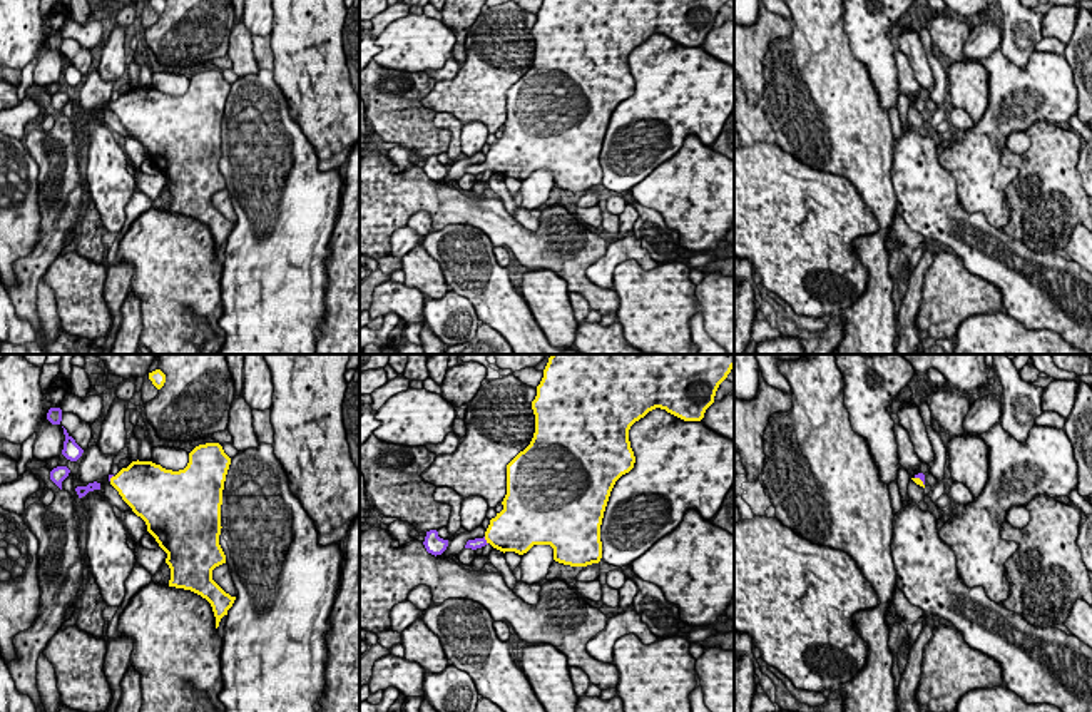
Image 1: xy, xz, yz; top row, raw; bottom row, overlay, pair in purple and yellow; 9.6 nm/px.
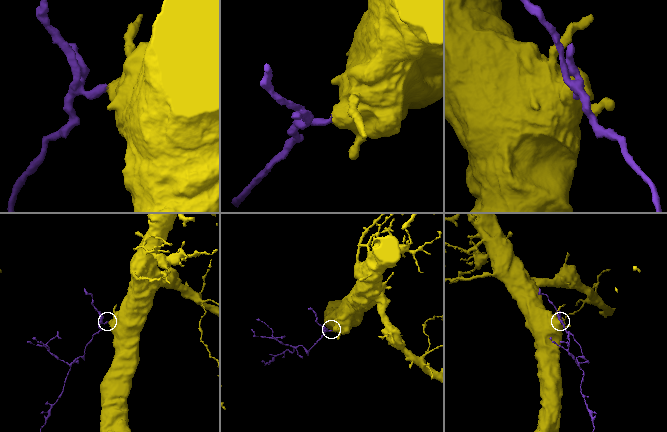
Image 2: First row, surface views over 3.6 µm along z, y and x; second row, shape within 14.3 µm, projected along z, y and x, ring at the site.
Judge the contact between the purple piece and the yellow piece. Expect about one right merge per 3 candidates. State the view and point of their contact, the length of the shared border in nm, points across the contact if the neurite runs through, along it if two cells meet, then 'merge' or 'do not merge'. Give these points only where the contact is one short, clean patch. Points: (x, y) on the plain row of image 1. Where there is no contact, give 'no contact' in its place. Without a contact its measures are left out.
meets purple in xz at (485, 166); contact 90 nm long; runs through xz (475, 169), (485, 166), (509, 156); merge

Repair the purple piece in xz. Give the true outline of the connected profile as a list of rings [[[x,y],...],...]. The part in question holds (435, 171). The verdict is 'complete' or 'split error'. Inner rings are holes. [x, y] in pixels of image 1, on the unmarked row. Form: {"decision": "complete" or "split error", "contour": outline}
{"decision": "complete", "contour": [[[430,155],[426,157],[423,170],[428,179],[436,182],[446,175],[448,165],[440,164],[436,155]]]}

